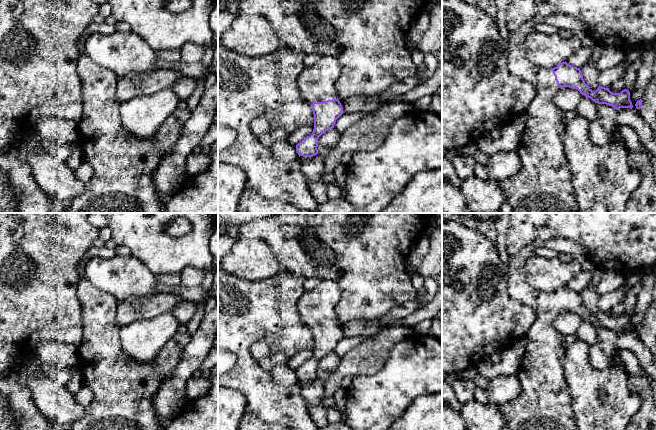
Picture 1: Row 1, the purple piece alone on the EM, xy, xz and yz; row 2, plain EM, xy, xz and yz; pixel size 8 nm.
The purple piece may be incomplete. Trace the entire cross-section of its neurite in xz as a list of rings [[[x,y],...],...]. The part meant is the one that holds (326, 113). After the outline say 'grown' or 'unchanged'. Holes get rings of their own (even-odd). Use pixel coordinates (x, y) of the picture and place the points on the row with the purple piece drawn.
[[[323,56],[316,64],[305,67],[297,85],[302,97],[312,105],[314,129],[310,136],[296,145],[300,156],[318,154],[318,139],[334,128],[336,120],[344,113],[337,99],[336,82],[341,74],[341,65],[334,56]]] | grown

